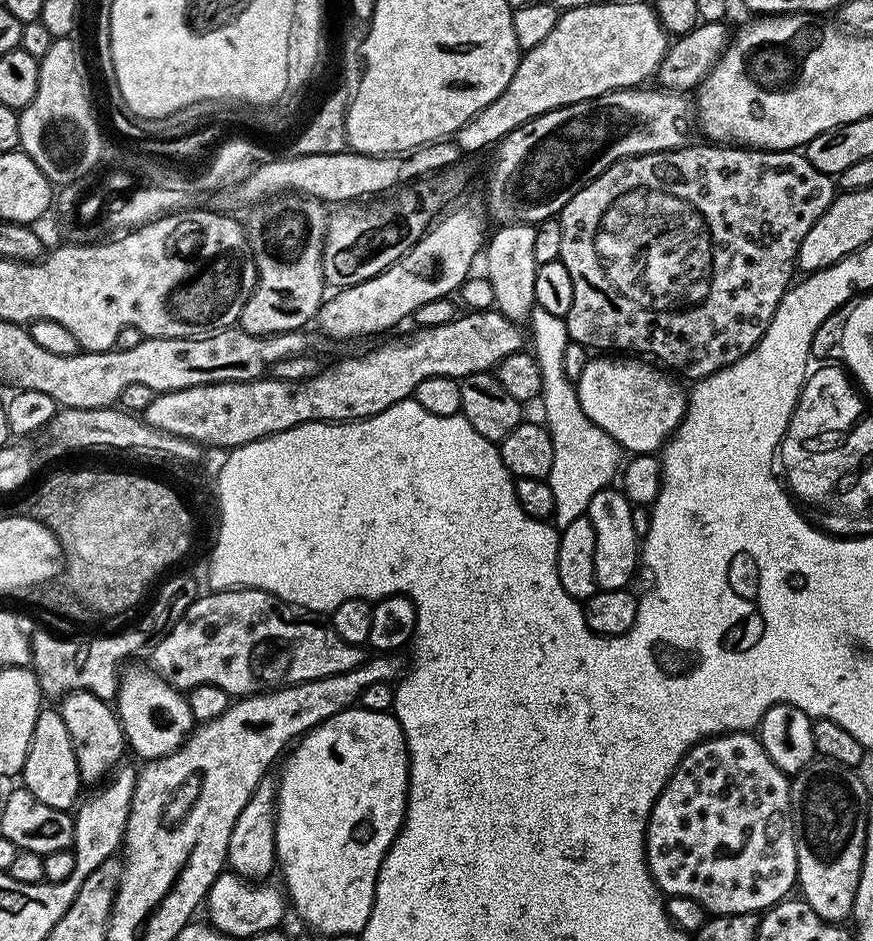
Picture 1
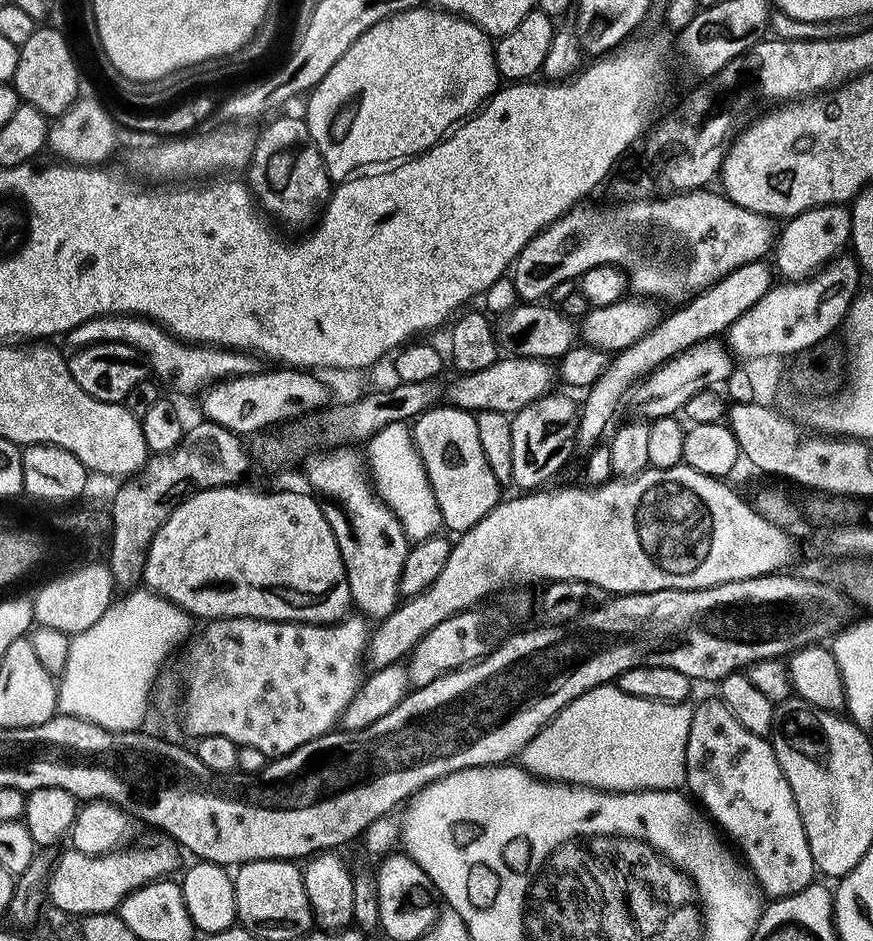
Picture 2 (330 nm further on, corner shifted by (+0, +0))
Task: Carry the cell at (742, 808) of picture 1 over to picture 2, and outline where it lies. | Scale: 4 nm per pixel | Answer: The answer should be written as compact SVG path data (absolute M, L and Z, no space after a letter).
M719 698L704 700L692 708L684 779L687 791L708 813L708 819L738 852L740 847L747 871L769 897L792 896L813 883L812 875L817 875L818 869L771 739L750 734Z

